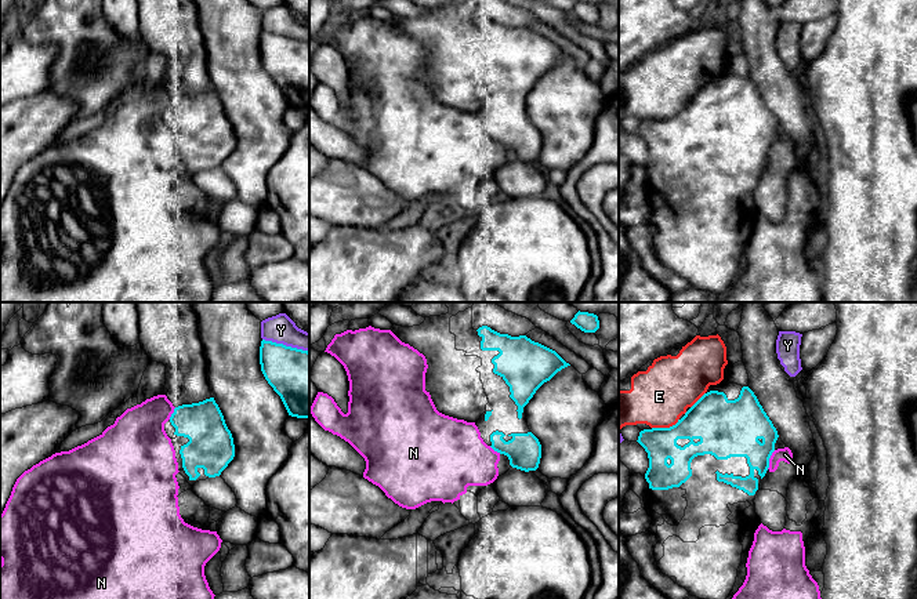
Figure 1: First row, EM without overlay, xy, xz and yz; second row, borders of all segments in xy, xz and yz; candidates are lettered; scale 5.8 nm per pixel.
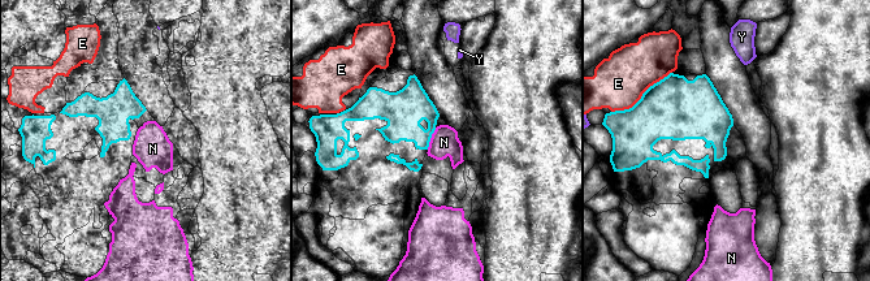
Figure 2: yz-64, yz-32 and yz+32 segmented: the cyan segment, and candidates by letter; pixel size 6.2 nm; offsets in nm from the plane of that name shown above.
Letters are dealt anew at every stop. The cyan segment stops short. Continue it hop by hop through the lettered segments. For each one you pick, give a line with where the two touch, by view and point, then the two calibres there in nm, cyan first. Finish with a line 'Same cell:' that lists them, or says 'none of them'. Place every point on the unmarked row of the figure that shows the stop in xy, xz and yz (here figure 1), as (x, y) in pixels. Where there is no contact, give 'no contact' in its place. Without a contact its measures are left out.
N: meets cyan in yz at (768, 151); 280 nm thick on the cyan side, 80 nm on the other
Same cell: N

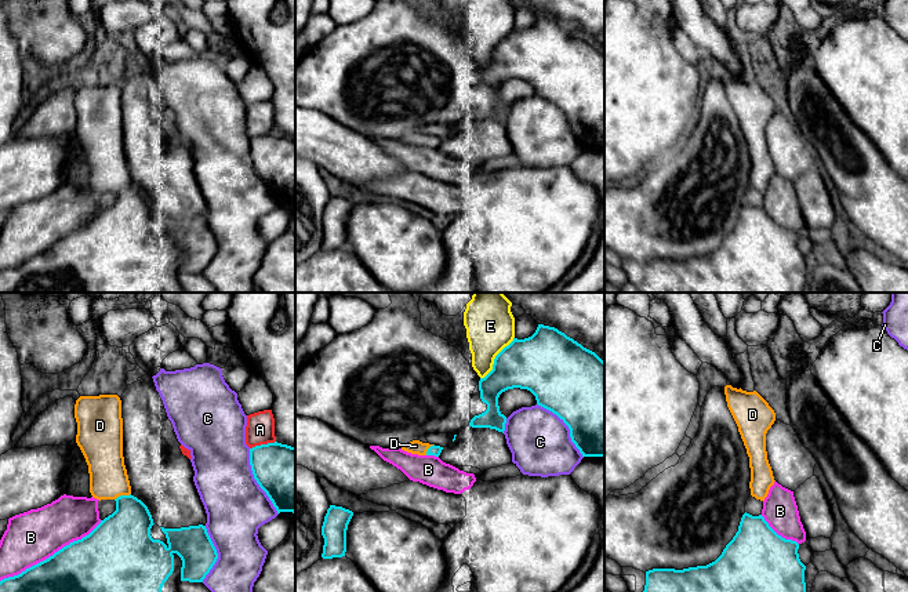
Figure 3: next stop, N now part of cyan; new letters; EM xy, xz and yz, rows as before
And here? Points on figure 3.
D: meets cyan in xy at (122, 186); 320 nm thick on the cyan side, 220 nm on the other
Same cell: D

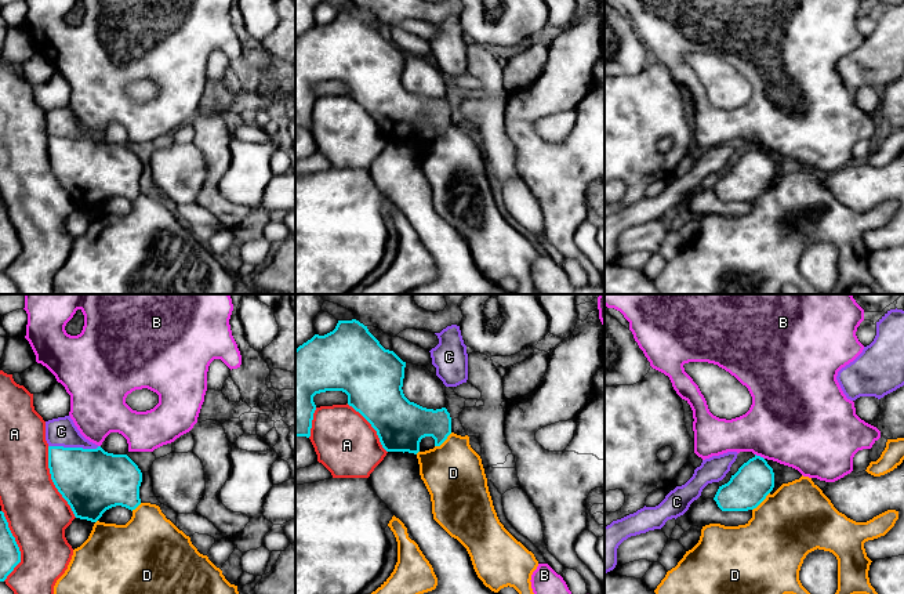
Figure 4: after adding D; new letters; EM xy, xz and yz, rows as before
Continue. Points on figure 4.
Same cell: none of them

